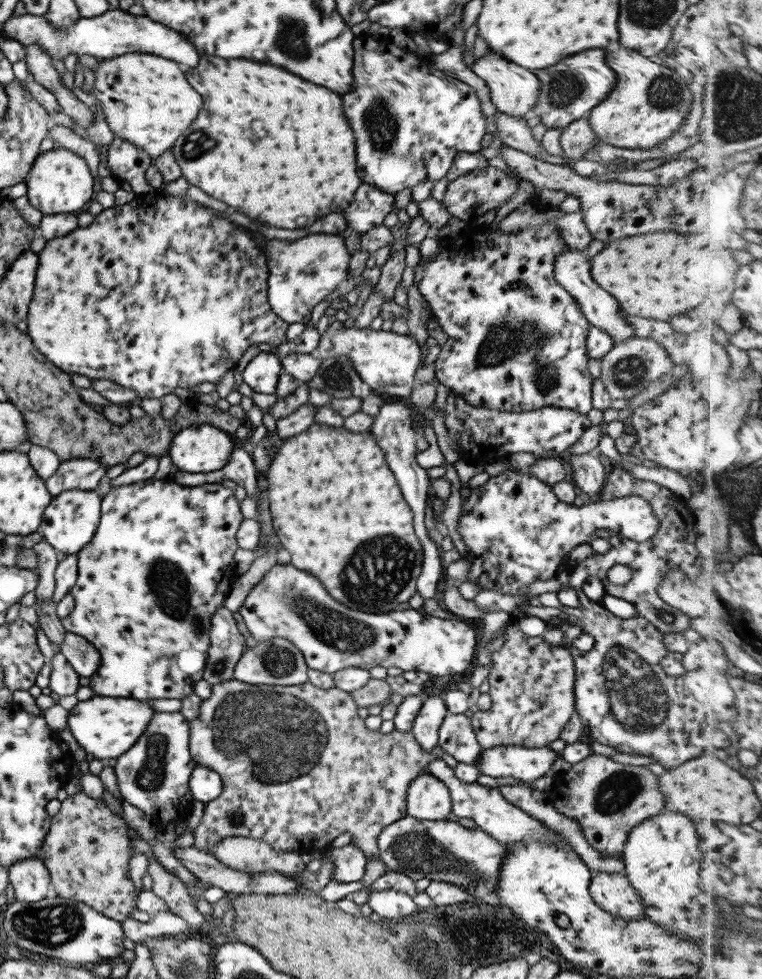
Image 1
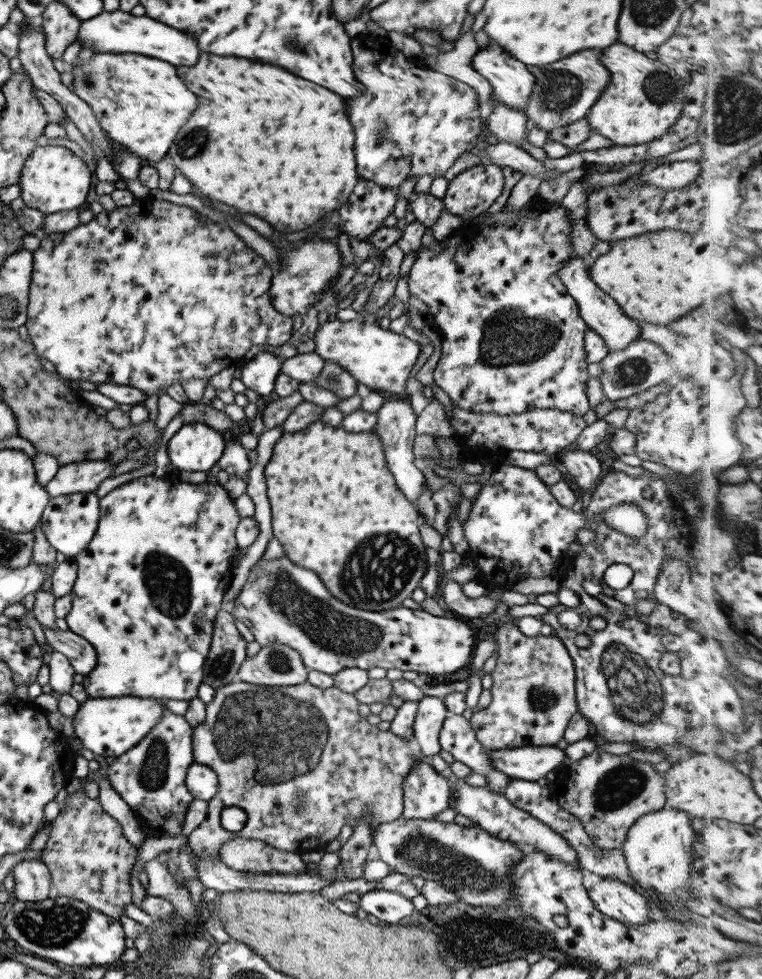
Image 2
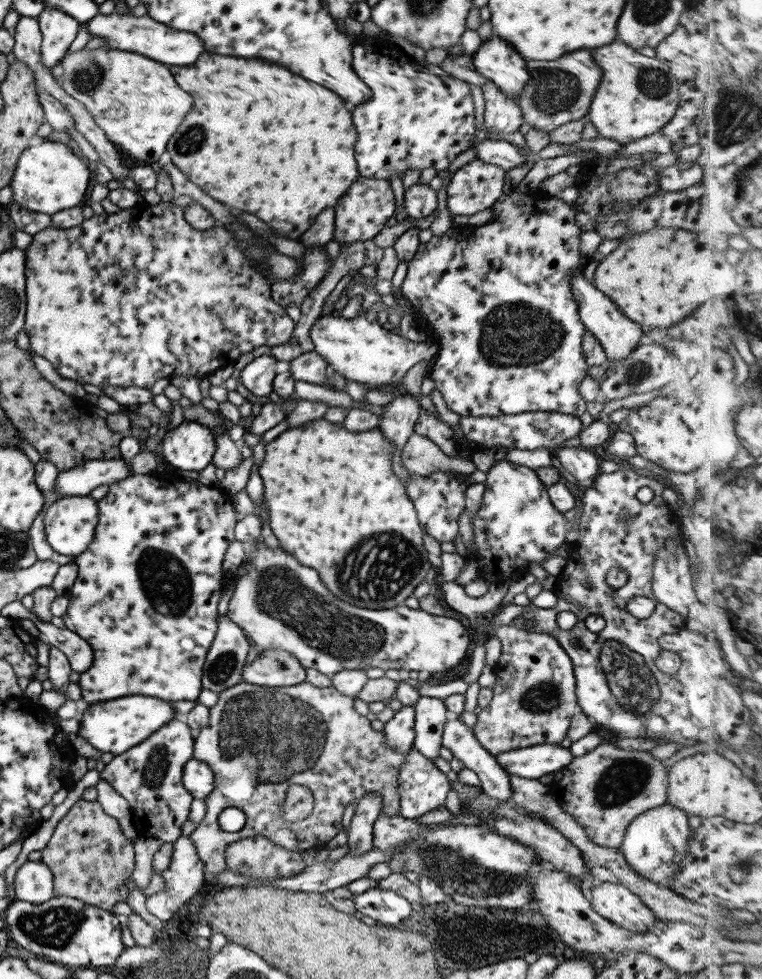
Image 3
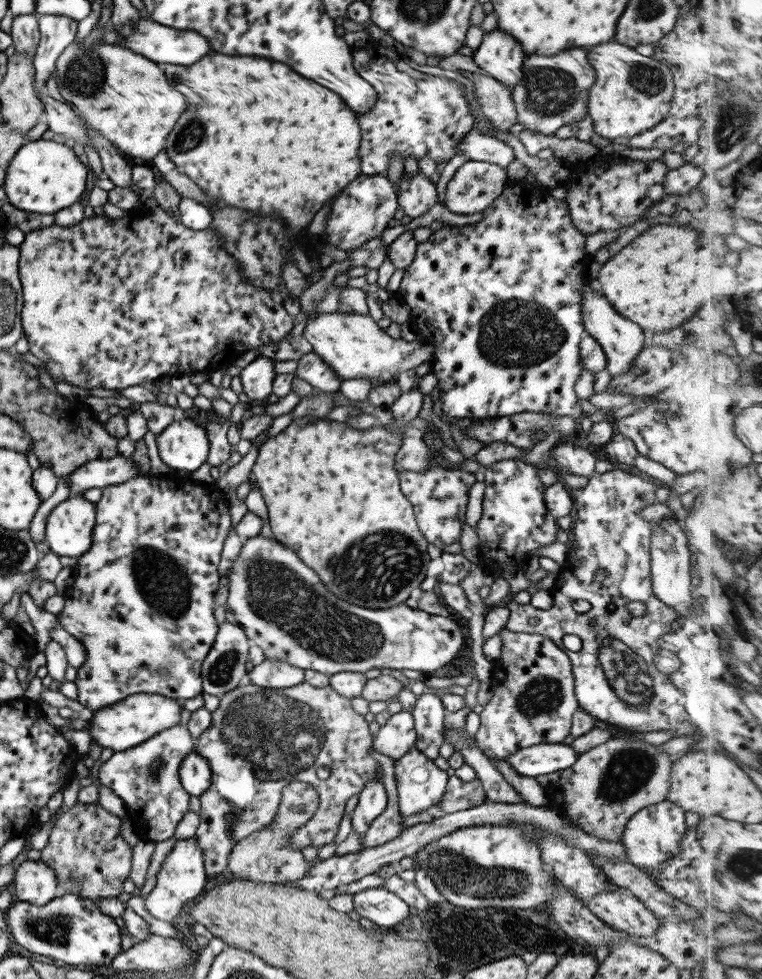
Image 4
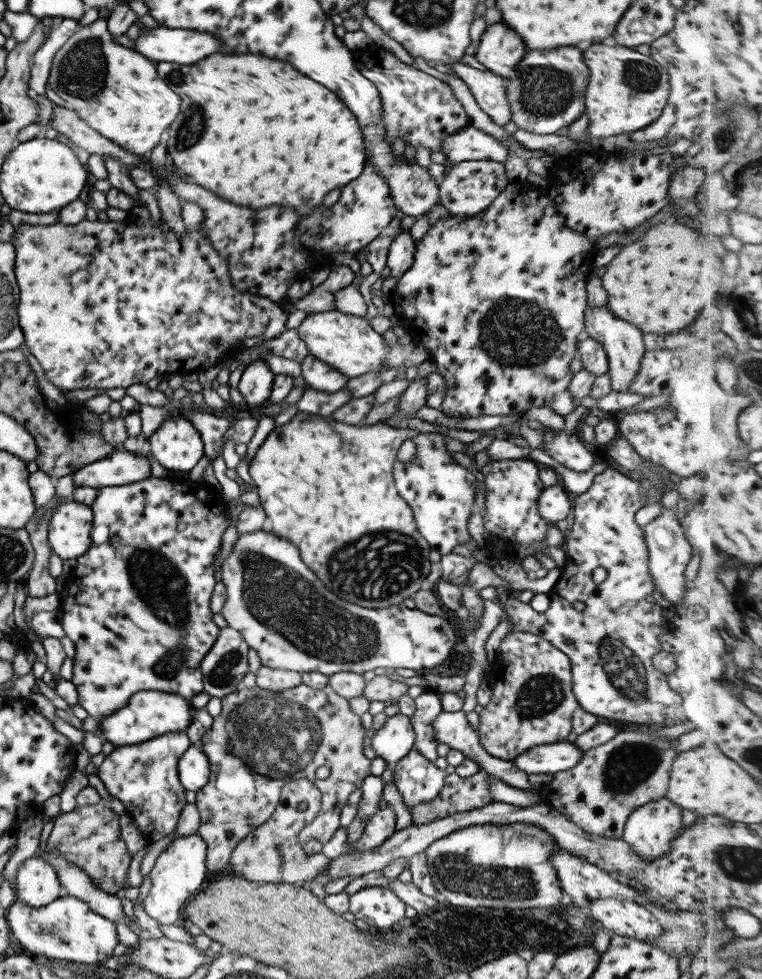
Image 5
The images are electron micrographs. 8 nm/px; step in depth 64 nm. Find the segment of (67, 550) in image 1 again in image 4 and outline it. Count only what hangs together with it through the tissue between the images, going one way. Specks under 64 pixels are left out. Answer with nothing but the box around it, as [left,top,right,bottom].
[44,496,95,557]

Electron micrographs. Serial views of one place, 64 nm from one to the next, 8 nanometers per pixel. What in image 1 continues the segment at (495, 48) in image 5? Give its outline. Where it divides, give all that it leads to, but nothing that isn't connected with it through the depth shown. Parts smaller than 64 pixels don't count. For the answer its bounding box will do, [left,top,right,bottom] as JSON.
[470,53,539,118]

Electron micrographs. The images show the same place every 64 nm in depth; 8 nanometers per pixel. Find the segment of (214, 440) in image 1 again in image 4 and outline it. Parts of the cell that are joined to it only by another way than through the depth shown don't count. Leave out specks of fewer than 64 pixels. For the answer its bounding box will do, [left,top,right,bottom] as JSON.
[155,415,209,473]

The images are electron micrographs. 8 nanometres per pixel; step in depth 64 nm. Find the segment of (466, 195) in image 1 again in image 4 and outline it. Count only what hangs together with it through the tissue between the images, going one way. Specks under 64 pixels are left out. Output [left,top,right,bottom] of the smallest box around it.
[444,160,509,214]

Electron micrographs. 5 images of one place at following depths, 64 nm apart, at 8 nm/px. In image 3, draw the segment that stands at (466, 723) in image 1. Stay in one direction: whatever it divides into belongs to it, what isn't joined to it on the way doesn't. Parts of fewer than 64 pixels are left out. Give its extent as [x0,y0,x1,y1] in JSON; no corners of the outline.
[441,719,511,802]

